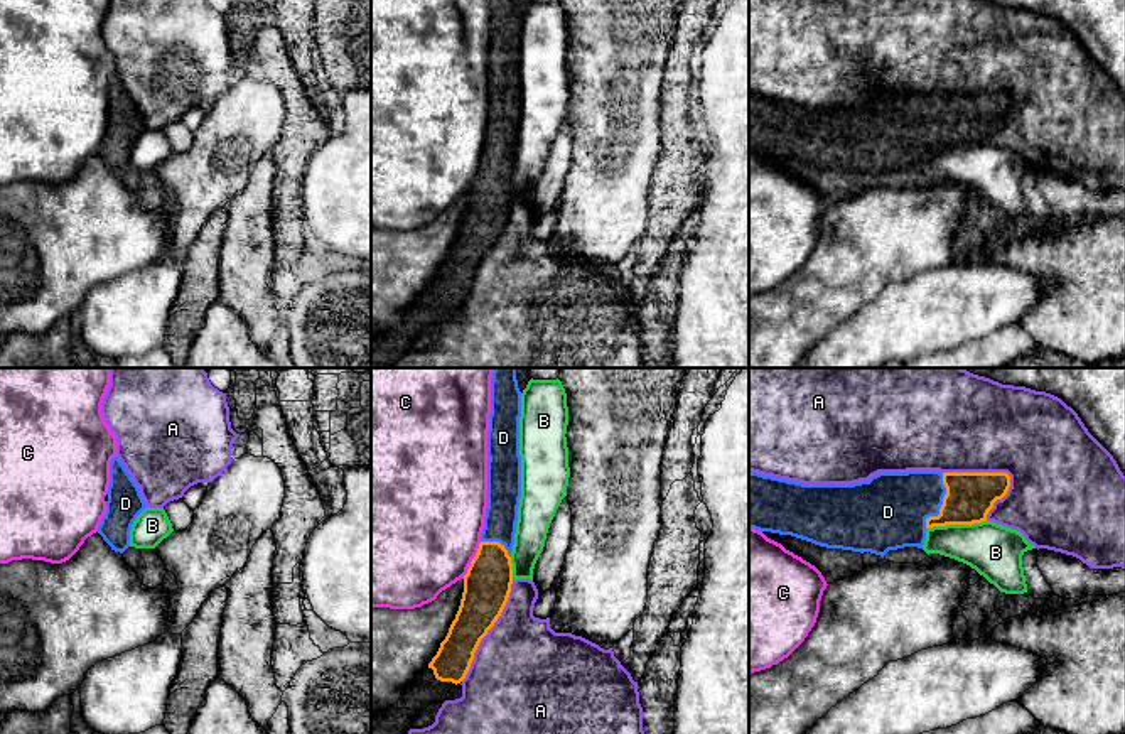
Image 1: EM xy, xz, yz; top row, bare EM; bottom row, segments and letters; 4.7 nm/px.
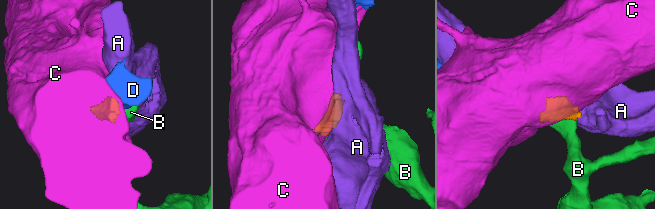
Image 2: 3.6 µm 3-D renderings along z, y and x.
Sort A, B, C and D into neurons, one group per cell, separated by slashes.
A / B / C / D

